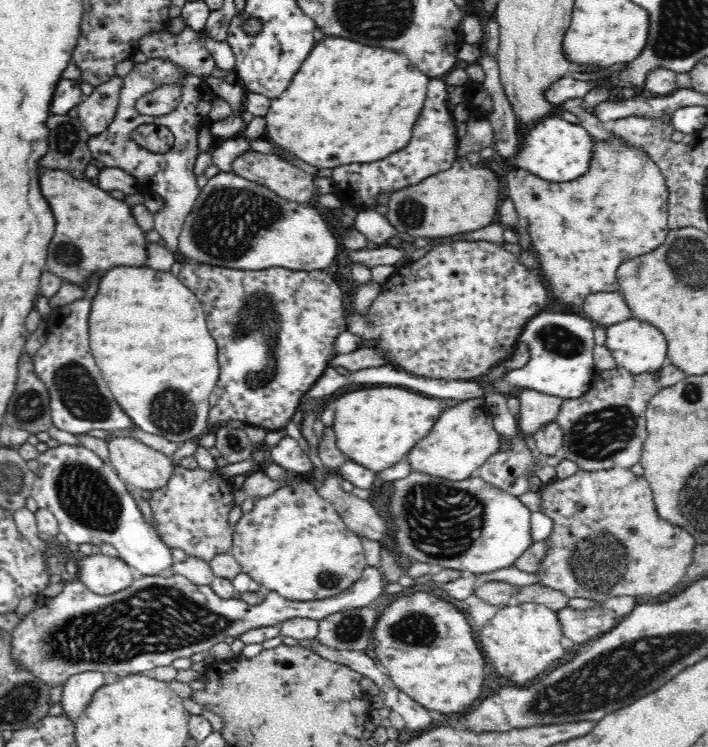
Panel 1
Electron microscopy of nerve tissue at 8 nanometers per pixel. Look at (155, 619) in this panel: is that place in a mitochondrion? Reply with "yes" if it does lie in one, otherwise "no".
yes

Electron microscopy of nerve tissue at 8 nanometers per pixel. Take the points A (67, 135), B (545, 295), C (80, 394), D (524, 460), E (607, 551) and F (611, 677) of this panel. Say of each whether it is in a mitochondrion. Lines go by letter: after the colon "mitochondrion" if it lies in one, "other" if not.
A: mitochondrion
B: other
C: mitochondrion
D: other
E: mitochondrion
F: mitochondrion

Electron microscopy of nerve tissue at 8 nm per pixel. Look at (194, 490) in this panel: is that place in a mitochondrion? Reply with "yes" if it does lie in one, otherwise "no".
no

